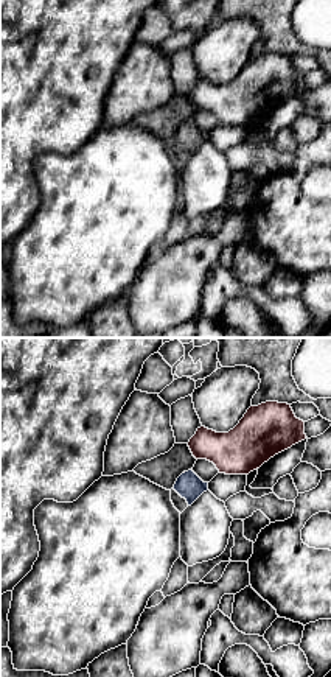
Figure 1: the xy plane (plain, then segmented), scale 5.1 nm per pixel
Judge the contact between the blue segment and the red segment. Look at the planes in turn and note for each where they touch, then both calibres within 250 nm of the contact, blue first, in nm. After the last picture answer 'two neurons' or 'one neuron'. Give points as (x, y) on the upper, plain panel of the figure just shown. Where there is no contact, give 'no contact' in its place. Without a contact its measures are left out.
no contact

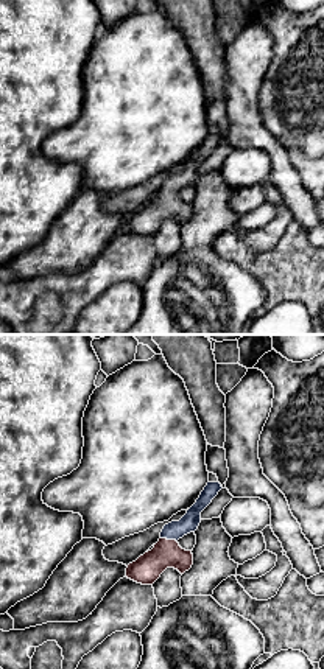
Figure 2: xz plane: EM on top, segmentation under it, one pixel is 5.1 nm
(169, 190) | 100/150 nm

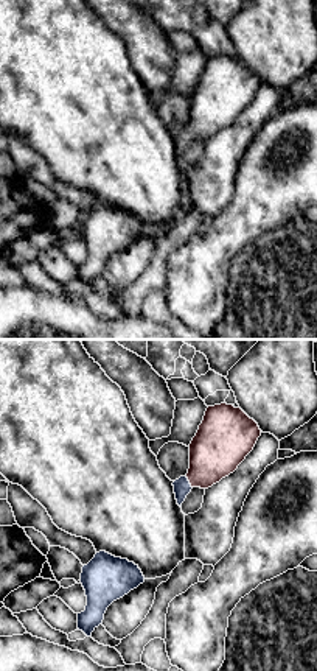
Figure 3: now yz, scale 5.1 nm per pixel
(188, 134) | 90/280 nm

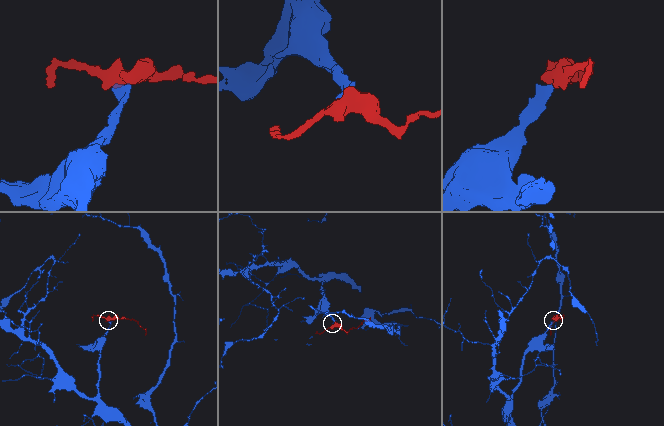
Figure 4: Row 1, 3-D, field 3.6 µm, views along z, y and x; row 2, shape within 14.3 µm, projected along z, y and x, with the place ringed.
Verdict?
one neuron

